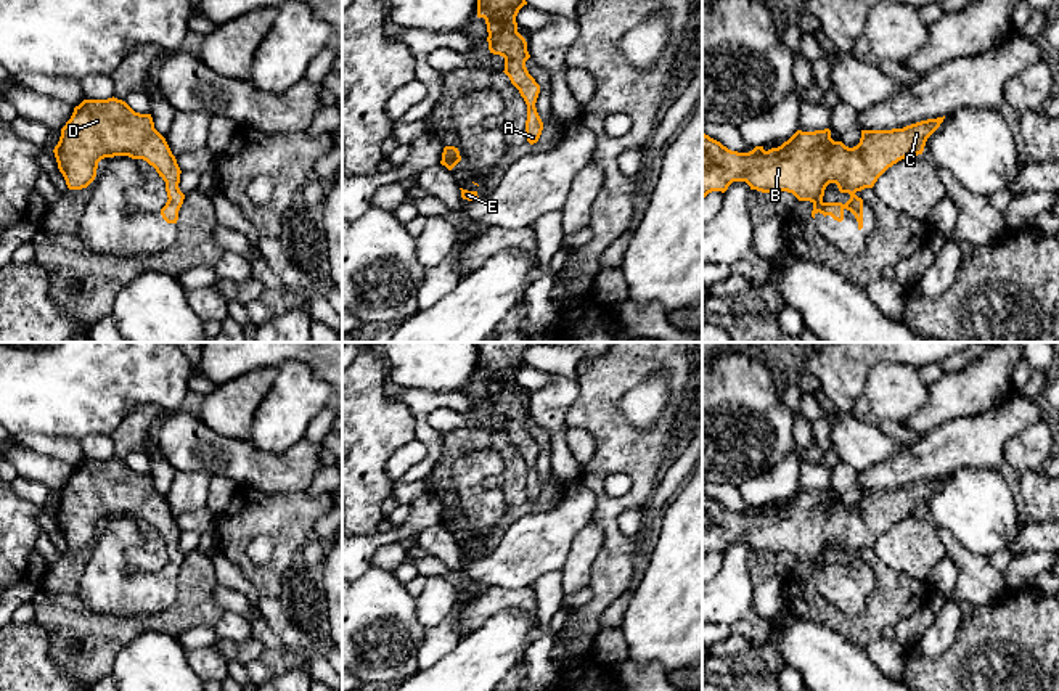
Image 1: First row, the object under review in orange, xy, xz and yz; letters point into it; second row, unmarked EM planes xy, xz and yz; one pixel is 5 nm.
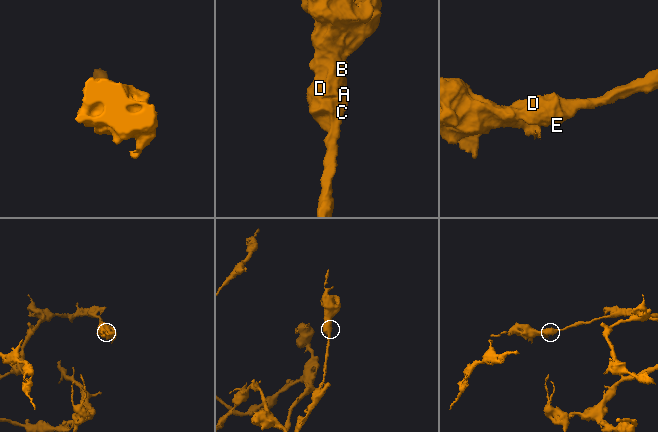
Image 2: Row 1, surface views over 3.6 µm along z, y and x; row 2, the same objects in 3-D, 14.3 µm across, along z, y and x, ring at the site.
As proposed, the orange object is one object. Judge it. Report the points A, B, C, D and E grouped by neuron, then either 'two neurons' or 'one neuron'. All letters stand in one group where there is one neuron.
A B C D E | one neuron

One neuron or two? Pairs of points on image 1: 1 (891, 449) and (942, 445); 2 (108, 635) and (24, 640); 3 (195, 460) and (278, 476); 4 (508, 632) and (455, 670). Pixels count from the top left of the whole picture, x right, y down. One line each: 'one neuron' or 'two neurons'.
1: two neurons
2: two neurons
3: one neuron
4: one neuron

